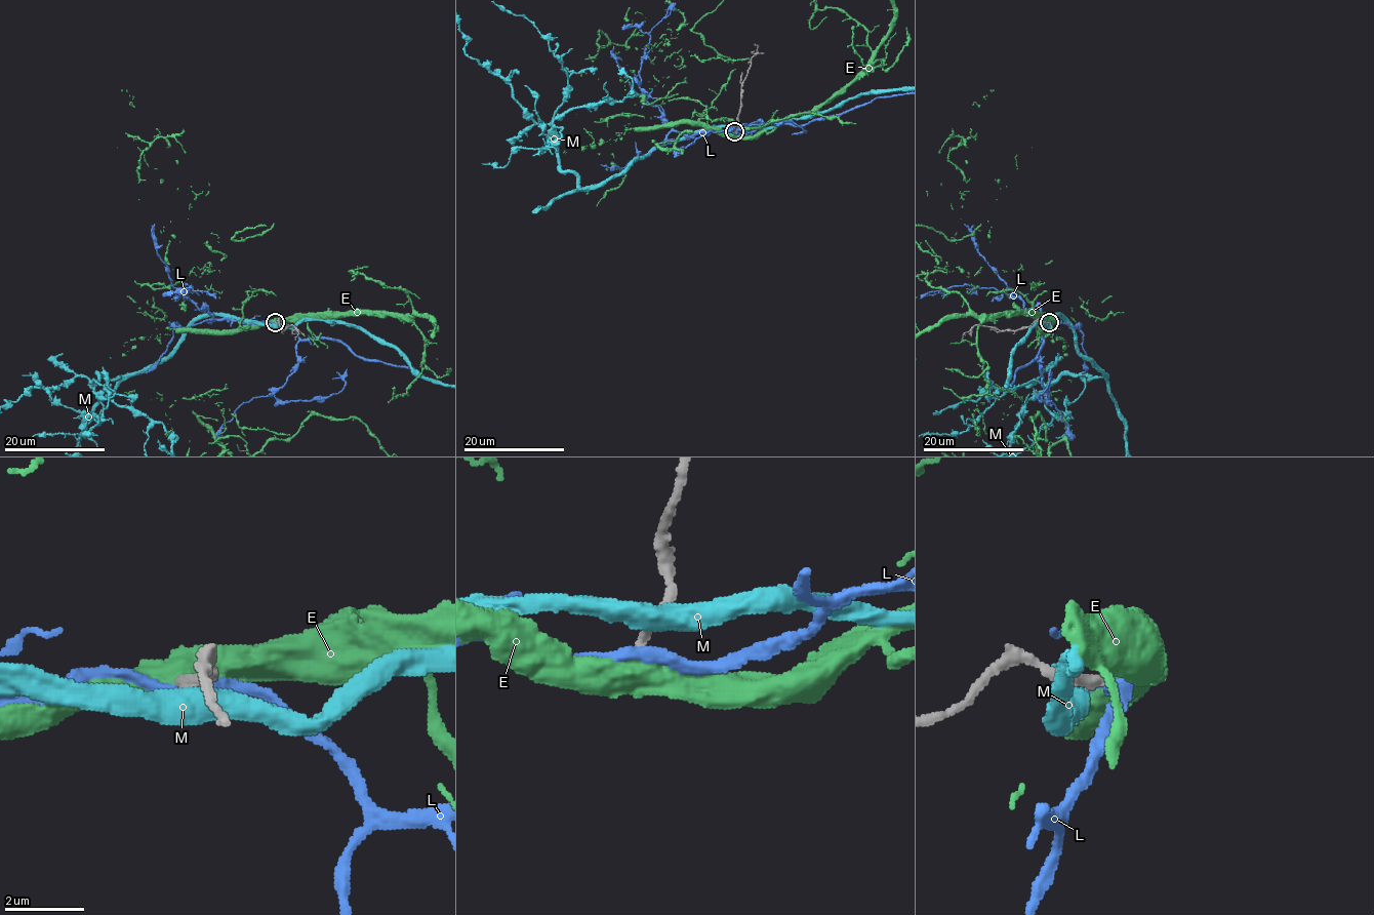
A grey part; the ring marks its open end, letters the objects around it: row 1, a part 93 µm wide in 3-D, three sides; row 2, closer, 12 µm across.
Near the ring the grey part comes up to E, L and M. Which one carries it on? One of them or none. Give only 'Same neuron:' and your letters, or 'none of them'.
Same neuron: E

